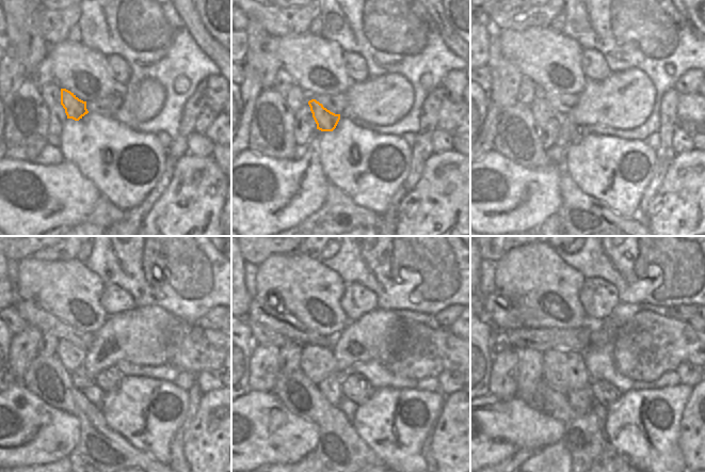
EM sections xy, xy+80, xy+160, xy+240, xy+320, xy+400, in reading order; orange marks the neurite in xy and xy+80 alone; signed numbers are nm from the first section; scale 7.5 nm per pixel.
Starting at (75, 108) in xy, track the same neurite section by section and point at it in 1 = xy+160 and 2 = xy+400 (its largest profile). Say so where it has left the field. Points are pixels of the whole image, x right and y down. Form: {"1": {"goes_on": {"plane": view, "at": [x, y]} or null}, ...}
{"1": {"goes_on": {"plane": "xy+160", "at": [578, 132]}}, "2": {"goes_on": {"plane": "xy+400", "at": [604, 393]}}}

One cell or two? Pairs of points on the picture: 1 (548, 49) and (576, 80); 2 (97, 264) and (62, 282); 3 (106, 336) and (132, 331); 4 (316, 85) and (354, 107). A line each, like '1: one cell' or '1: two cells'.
1: one cell
2: two cells
3: one cell
4: two cells

